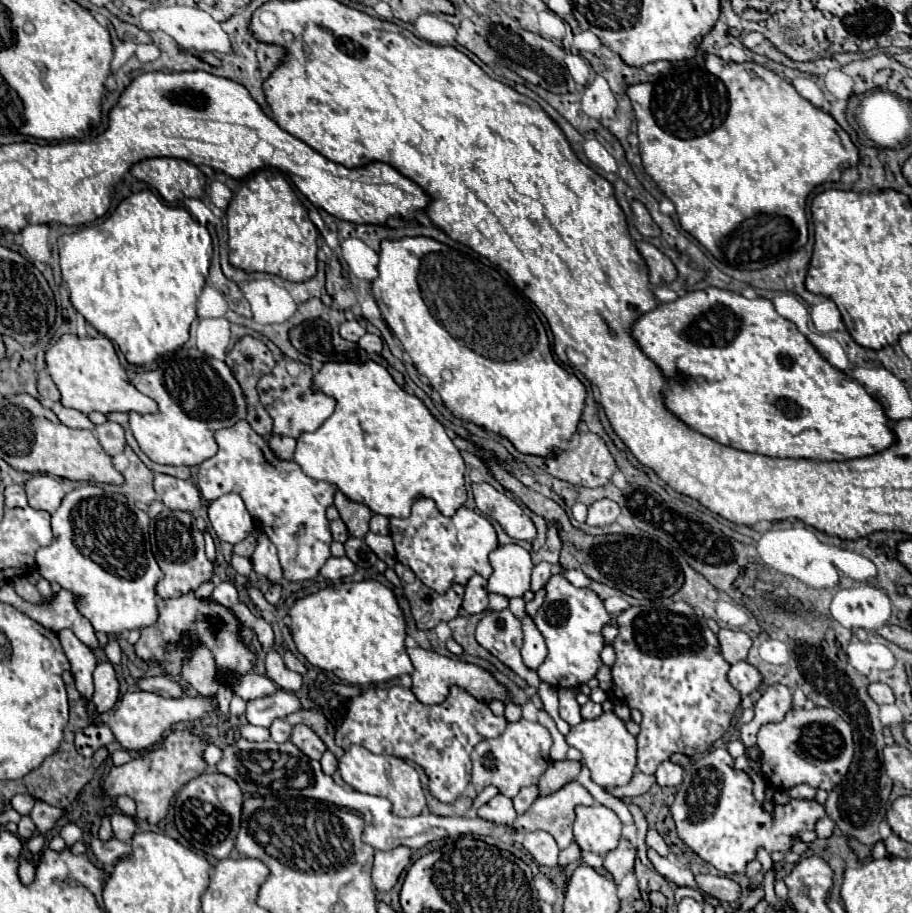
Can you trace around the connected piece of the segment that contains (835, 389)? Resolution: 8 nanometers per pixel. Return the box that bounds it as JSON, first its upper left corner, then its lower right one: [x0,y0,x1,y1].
[631,287,893,461]

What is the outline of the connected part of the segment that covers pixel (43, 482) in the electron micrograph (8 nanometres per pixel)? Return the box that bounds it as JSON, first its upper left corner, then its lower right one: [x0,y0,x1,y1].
[25,475,65,513]

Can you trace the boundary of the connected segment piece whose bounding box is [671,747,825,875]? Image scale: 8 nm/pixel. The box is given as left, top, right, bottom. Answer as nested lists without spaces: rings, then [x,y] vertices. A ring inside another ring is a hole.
[[[725,747],[709,751],[685,773],[677,791],[671,815],[677,825],[679,839],[693,849],[703,861],[723,873],[745,873],[745,865],[755,859],[757,847],[773,851],[789,851],[797,831],[813,829],[817,819],[825,817],[823,805],[817,801],[791,801],[775,807],[775,817],[761,809],[753,797],[753,781],[745,771],[733,771],[733,757]]]

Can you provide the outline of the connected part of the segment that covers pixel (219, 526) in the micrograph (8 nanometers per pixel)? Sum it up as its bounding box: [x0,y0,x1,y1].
[207,493,253,545]

